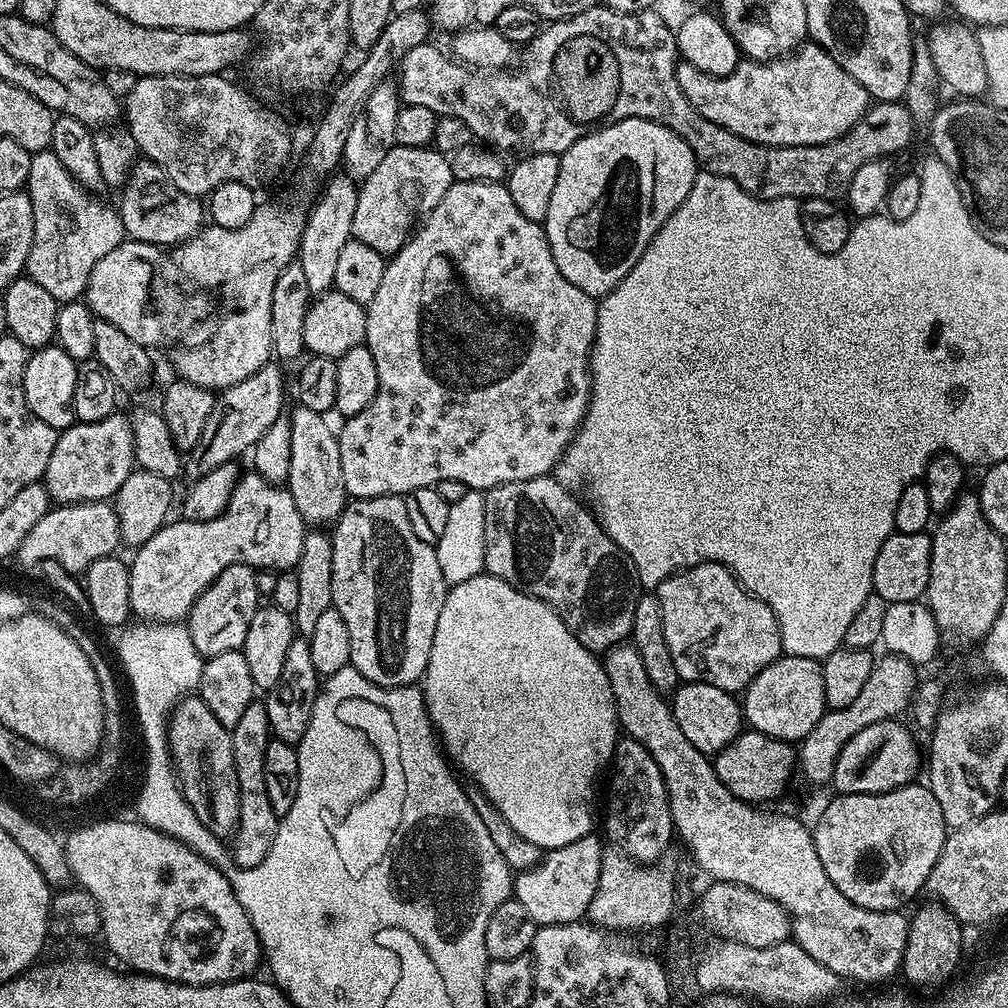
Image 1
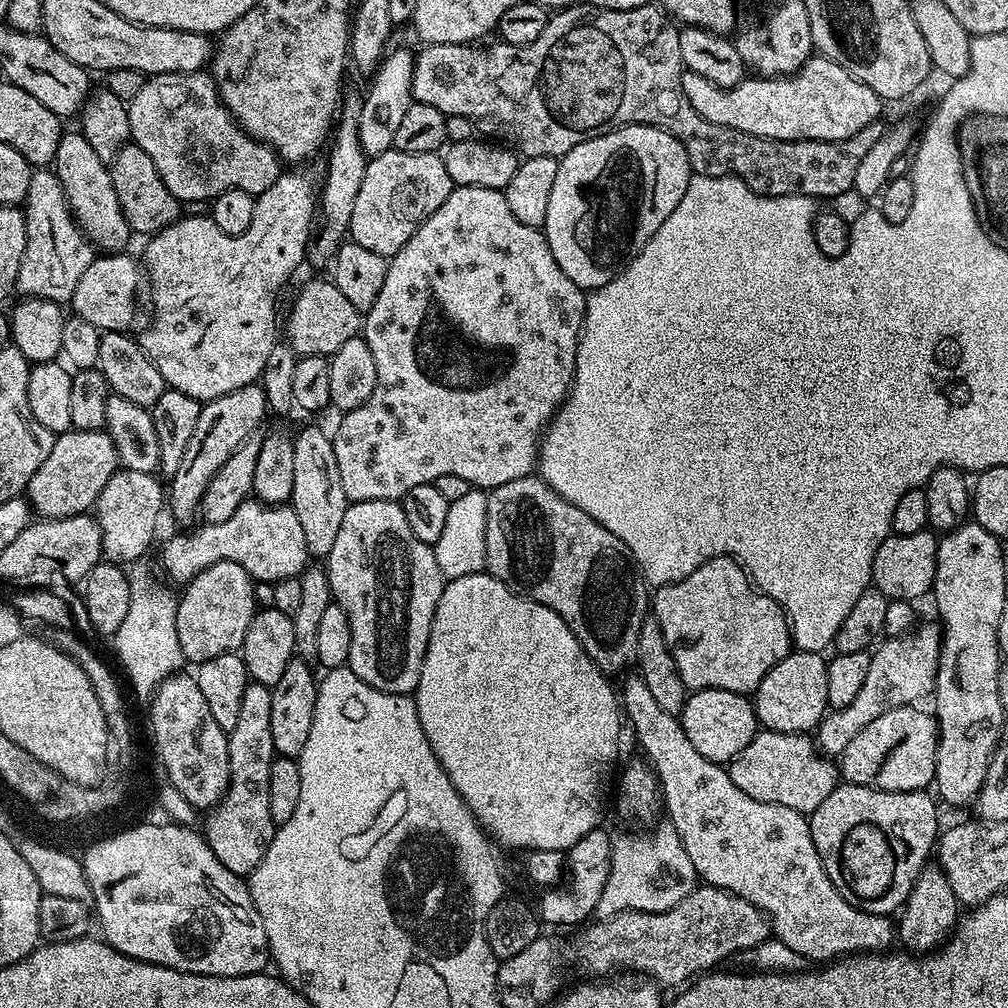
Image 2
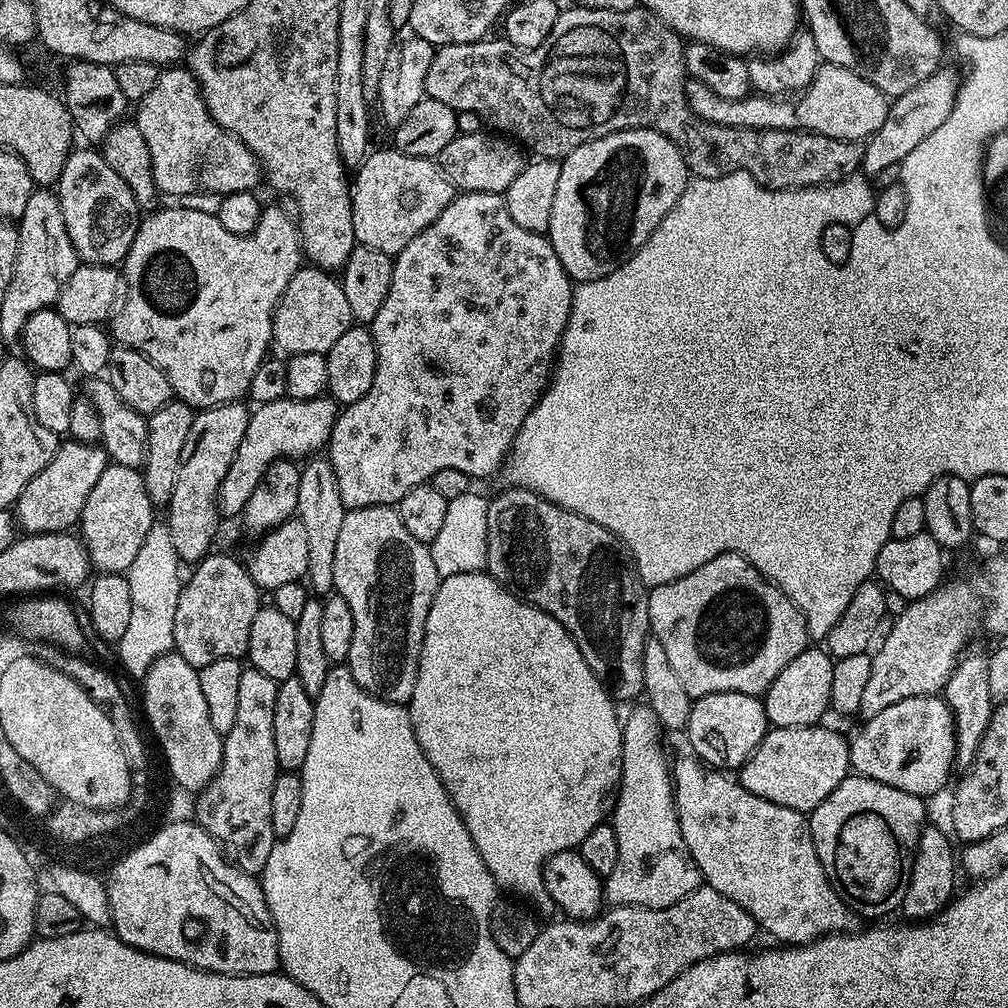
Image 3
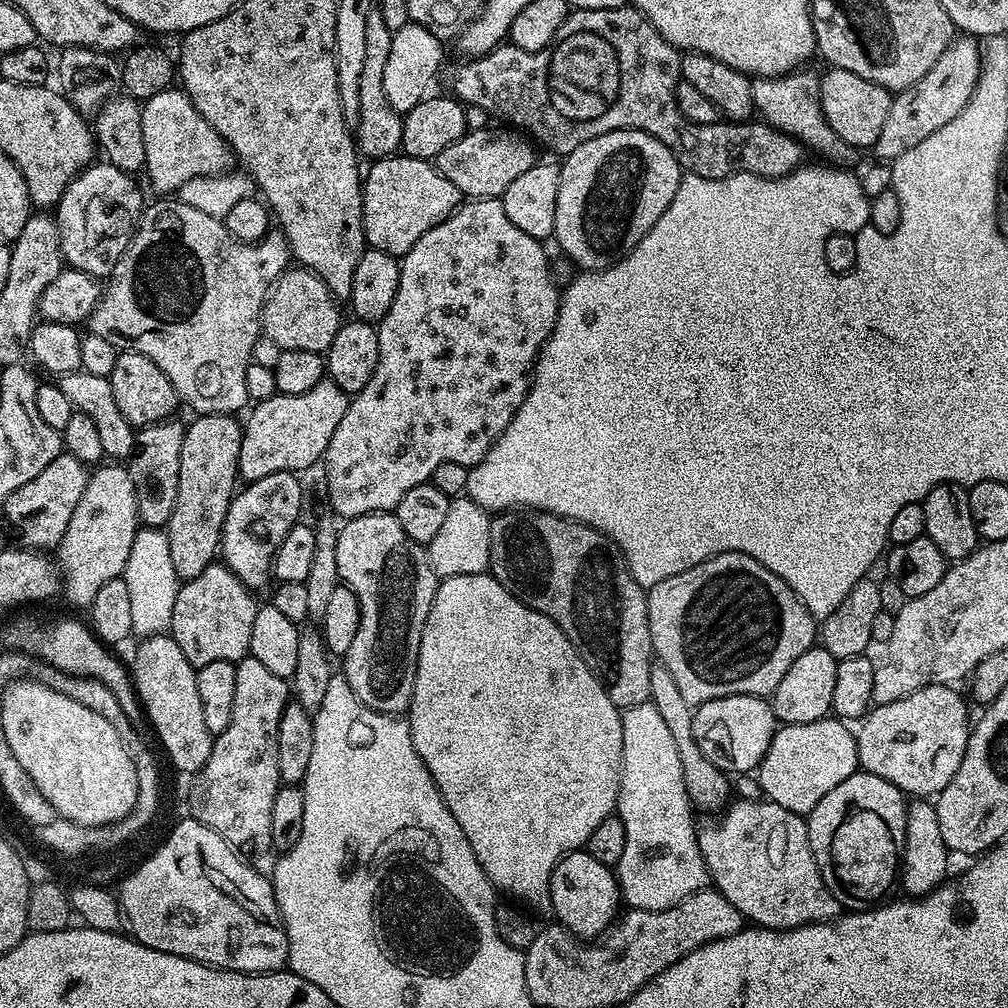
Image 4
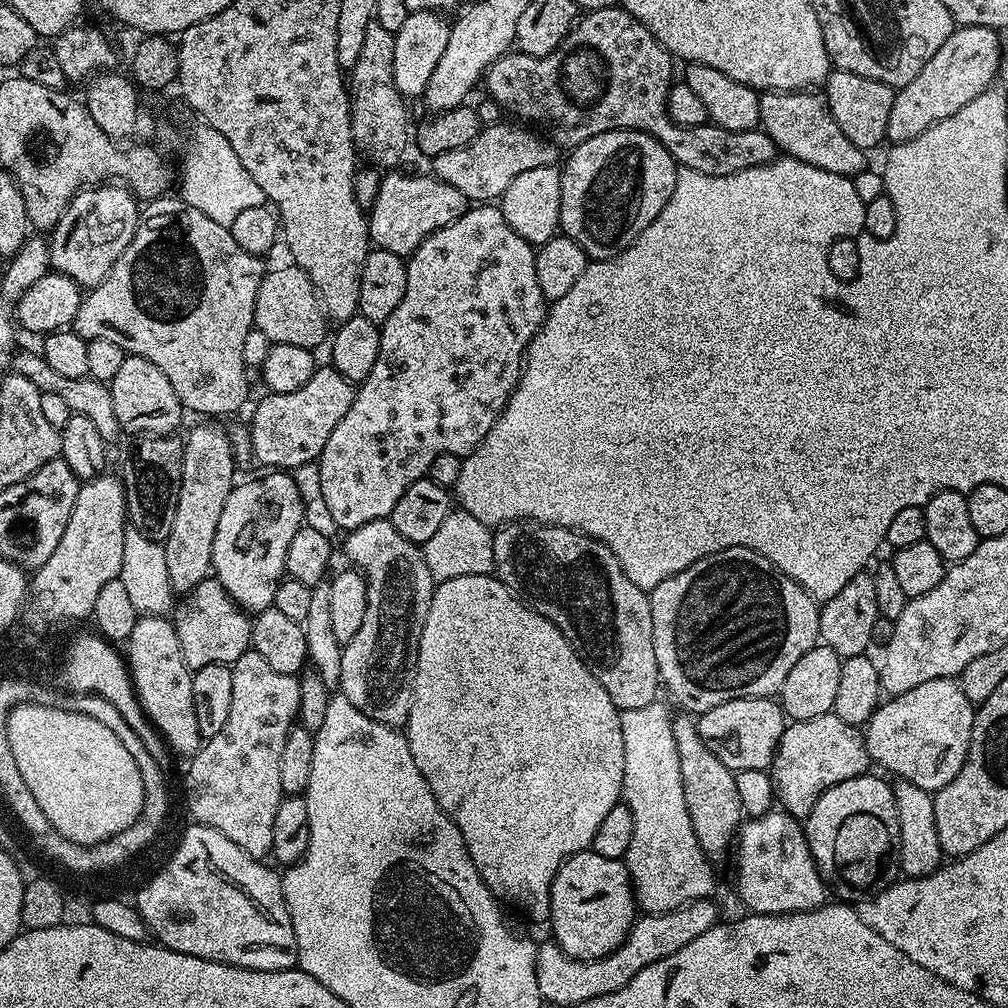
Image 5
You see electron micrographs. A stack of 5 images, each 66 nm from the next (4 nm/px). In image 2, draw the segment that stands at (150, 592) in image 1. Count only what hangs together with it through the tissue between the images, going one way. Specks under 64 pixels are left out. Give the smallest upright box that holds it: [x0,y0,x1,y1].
[160,498,310,586]

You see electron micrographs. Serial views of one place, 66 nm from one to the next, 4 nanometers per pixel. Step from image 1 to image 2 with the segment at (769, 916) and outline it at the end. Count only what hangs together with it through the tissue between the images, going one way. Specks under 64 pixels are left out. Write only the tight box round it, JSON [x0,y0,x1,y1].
[568,886,770,989]

